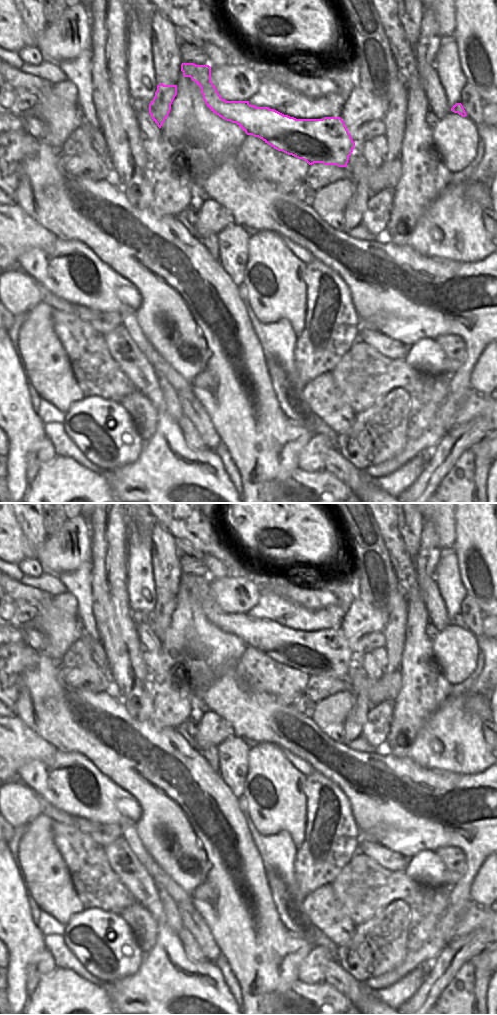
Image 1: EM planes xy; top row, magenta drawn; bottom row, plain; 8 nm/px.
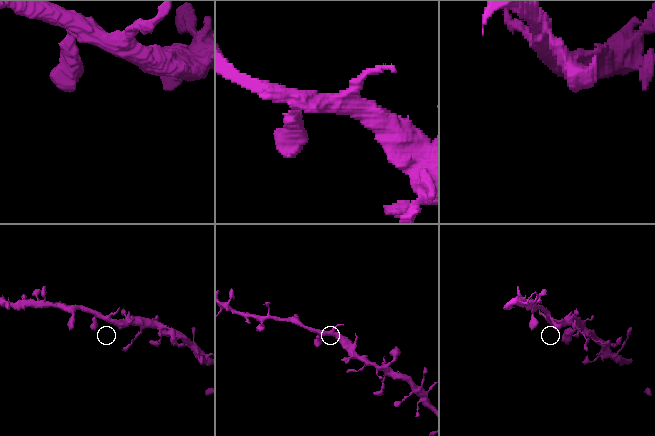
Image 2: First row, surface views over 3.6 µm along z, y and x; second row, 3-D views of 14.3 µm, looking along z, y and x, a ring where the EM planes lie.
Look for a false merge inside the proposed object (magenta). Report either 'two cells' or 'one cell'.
one cell

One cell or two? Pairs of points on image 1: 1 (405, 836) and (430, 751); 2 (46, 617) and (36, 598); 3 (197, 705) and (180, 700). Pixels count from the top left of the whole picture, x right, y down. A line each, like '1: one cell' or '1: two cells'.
1: two cells
2: two cells
3: two cells

